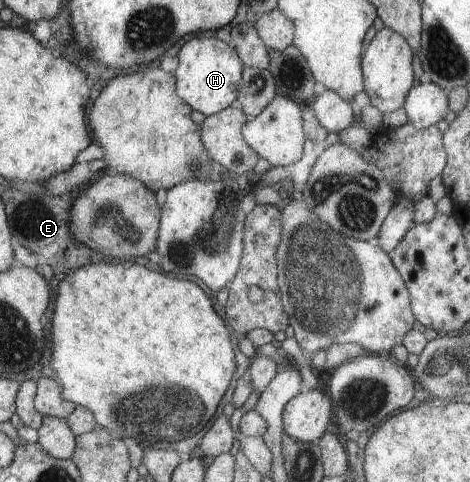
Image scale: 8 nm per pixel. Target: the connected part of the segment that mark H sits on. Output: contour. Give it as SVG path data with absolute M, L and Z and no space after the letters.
M194 37L182 45L177 51L176 57L179 64L173 71L177 78L179 97L194 108L201 117L224 111L228 107L235 106L238 92L242 85L242 63L237 50L217 38Z

